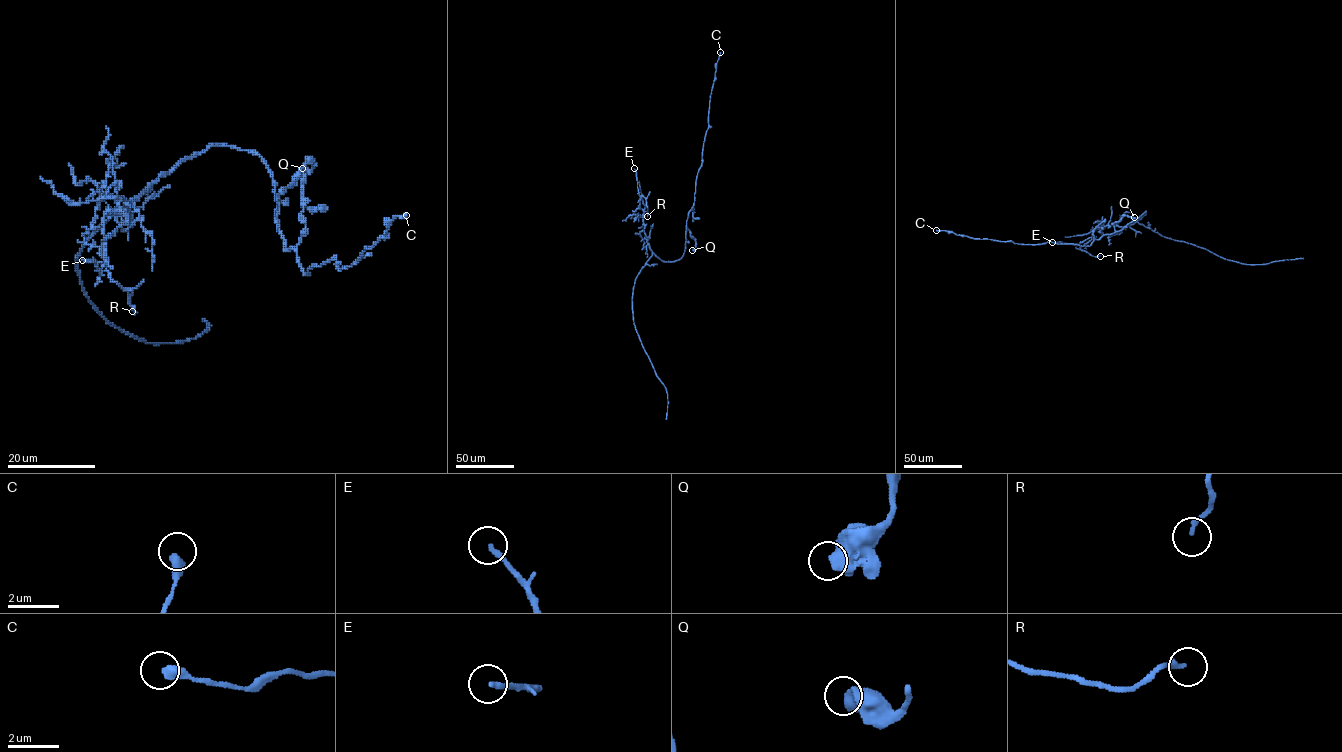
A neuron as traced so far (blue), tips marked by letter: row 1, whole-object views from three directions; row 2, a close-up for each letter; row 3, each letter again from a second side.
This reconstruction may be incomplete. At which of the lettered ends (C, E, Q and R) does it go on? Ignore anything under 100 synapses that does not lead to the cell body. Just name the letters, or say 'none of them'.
none of them

